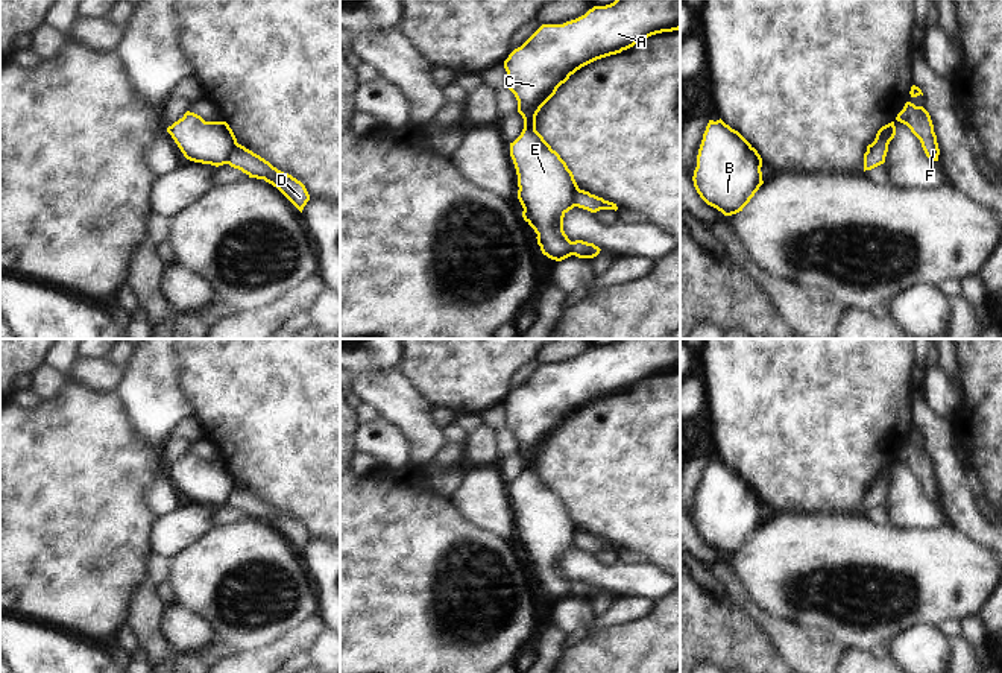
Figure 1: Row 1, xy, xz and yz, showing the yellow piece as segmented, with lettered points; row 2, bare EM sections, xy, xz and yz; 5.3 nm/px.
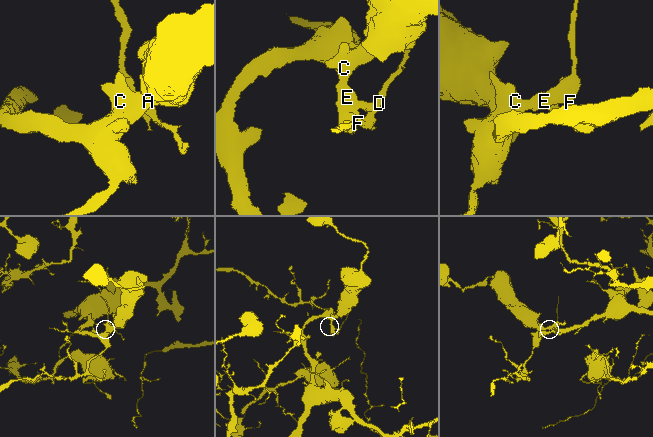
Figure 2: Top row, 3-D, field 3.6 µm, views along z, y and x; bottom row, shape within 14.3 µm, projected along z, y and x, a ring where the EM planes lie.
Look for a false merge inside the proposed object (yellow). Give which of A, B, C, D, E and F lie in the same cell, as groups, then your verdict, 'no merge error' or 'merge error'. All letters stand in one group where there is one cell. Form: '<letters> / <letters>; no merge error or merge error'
A B C E / D F; merge error

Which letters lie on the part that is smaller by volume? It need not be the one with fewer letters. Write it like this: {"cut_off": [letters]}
{"cut_off": ["D", "F"]}

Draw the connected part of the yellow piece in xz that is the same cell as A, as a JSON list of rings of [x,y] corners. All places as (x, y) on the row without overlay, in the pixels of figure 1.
[[[616,339],[606,346],[594,346],[584,355],[563,365],[542,365],[521,387],[504,401],[507,428],[518,441],[524,459],[521,476],[510,483],[510,497],[518,515],[518,539],[524,561],[537,574],[544,596],[562,602],[571,597],[571,580],[563,571],[565,555],[575,547],[578,529],[572,512],[560,495],[536,471],[536,456],[571,415],[581,407],[621,393],[642,380],[680,369],[680,339]]]

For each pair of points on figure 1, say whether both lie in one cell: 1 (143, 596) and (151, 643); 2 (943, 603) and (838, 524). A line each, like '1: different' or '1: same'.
1: same
2: same

